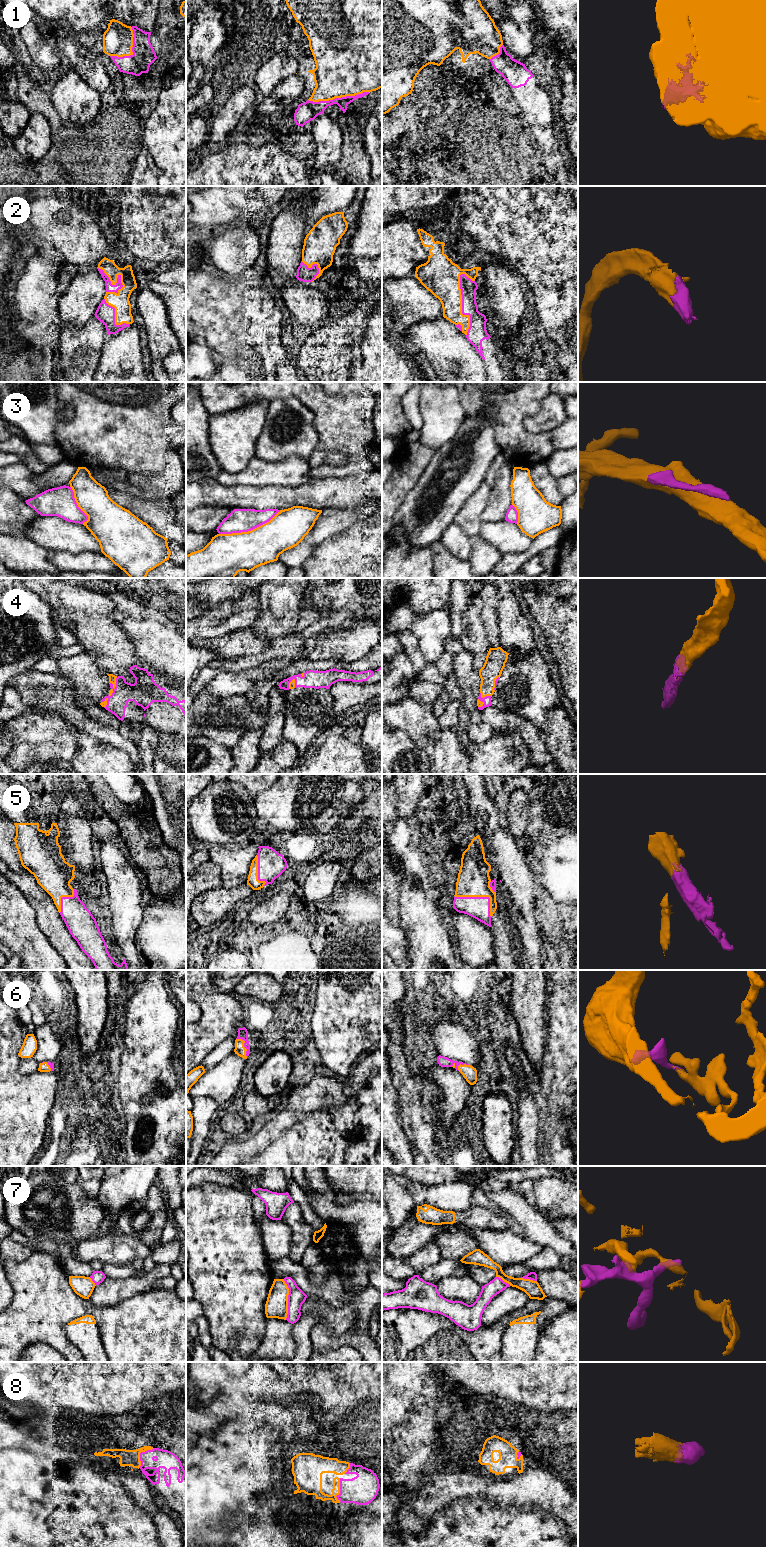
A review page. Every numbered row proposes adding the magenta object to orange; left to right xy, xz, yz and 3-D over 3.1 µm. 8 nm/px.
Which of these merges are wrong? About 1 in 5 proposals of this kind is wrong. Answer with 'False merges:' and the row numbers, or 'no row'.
False merges: 5, 7

